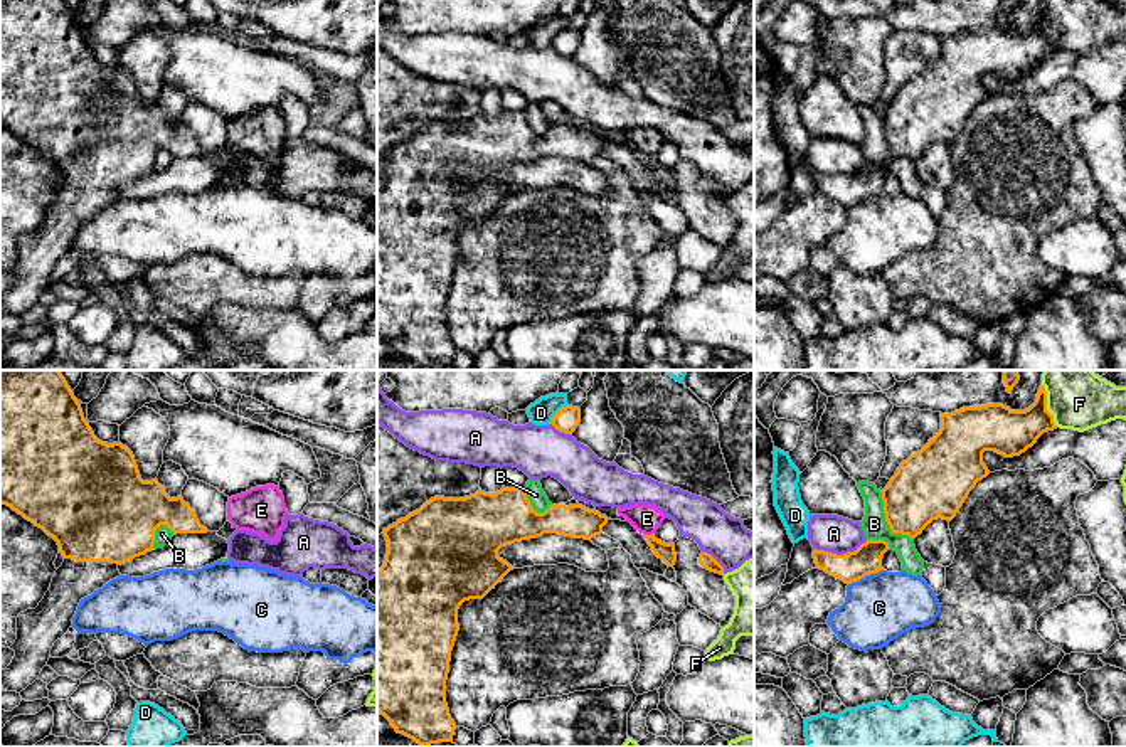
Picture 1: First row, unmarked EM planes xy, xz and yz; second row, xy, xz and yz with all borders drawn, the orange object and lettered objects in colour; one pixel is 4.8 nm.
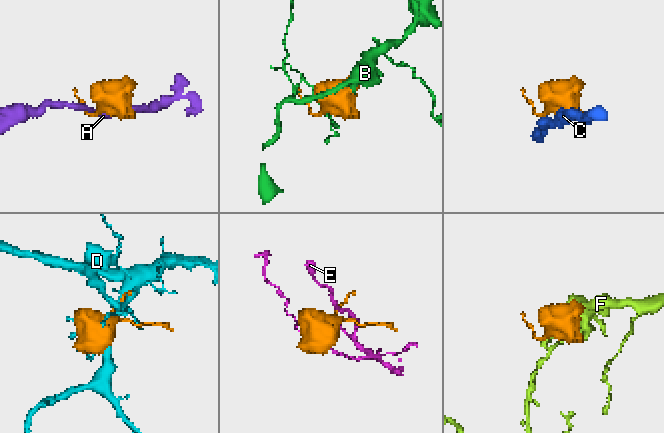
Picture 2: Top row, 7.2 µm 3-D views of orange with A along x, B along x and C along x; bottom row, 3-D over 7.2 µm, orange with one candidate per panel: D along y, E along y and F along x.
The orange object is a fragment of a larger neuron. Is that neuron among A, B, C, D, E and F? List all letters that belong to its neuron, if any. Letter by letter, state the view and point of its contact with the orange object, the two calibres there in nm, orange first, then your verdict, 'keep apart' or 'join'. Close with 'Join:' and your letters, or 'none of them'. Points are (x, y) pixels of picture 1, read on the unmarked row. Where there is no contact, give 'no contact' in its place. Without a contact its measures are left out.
A: yz (840, 179) | 140/180 nm | keep apart
B: yz (887, 145) | 320/120 nm | keep apart
C: yz (865, 197) | 140/320 nm | keep apart
D: xz (557, 36) | 110/120 nm | keep apart
E: xz (648, 158) | 80/140 nm | keep apart
F: yz (1046, 29) | 220/260 nm | keep apart
Join: none of them

